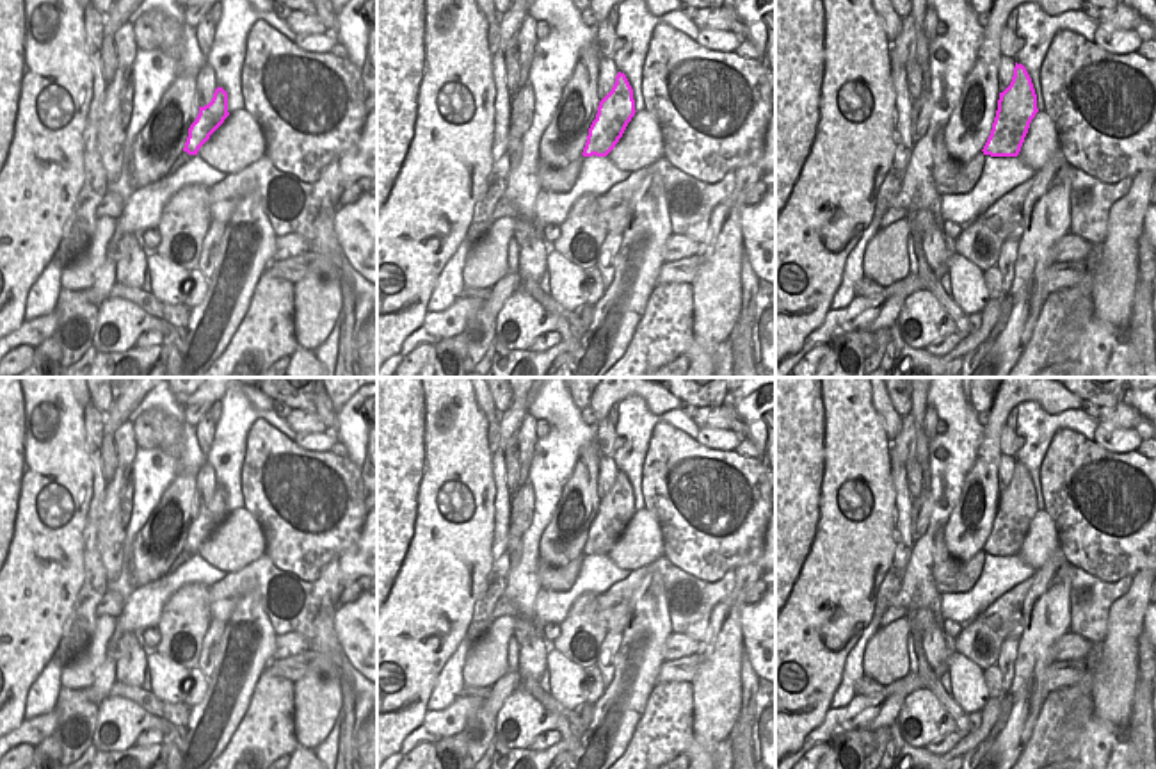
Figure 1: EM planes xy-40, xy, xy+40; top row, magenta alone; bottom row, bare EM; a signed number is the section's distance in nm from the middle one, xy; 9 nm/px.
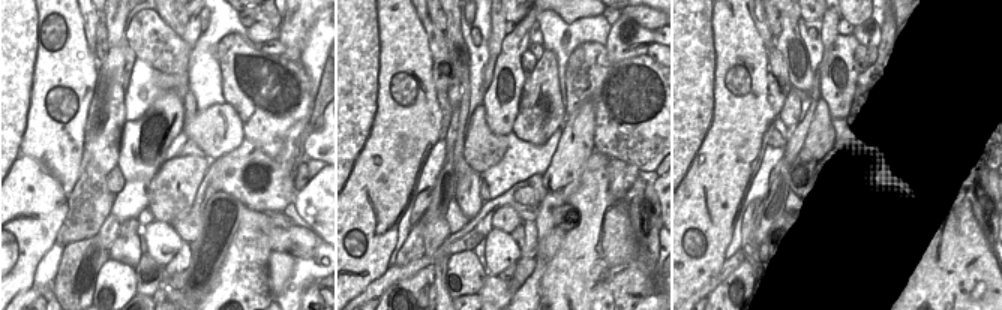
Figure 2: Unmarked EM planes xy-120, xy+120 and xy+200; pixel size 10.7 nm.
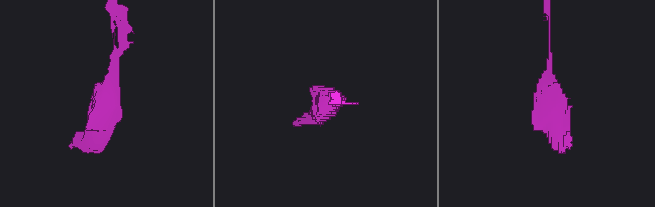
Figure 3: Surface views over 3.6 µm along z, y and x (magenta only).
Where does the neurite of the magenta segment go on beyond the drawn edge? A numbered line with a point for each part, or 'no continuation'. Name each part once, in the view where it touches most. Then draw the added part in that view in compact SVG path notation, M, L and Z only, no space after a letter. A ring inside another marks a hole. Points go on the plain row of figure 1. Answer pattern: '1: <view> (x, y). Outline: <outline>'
no continuation

